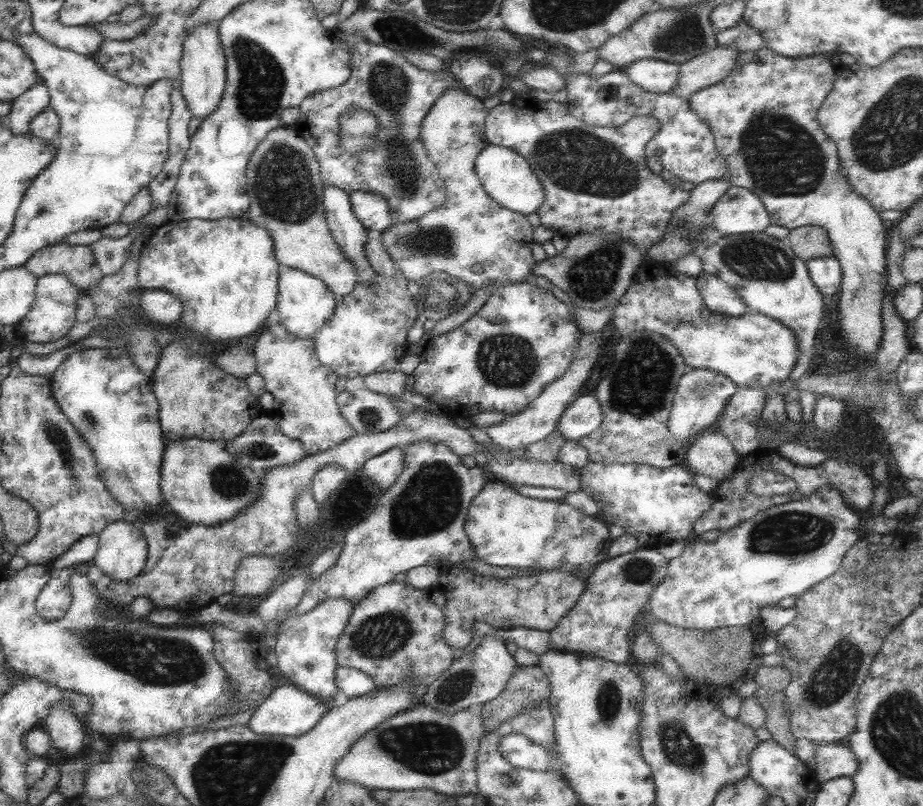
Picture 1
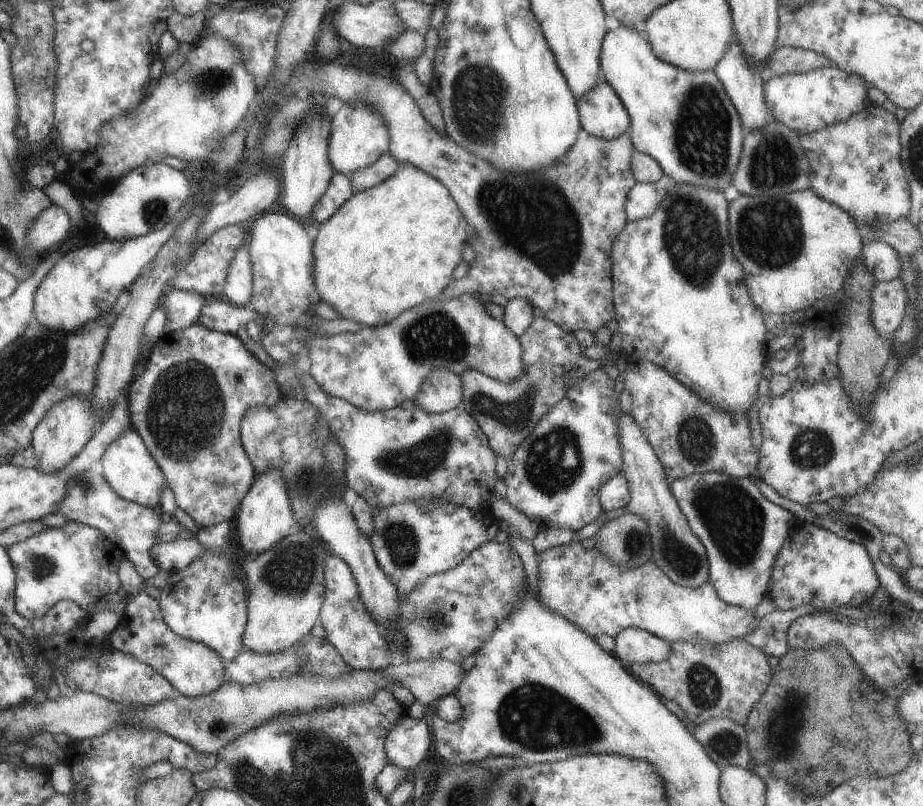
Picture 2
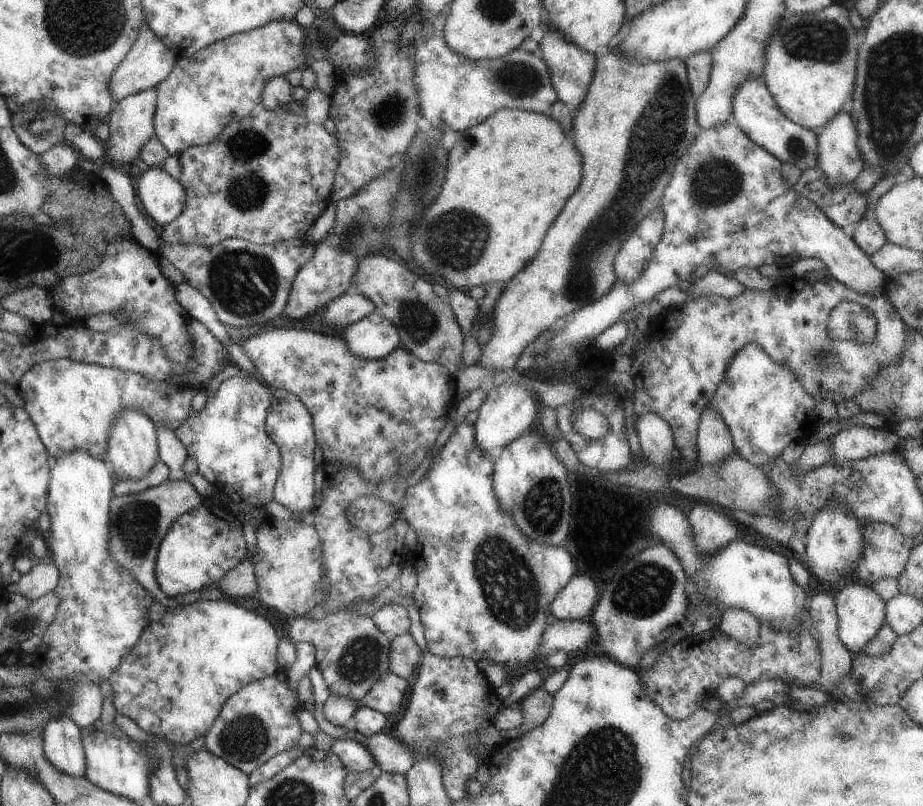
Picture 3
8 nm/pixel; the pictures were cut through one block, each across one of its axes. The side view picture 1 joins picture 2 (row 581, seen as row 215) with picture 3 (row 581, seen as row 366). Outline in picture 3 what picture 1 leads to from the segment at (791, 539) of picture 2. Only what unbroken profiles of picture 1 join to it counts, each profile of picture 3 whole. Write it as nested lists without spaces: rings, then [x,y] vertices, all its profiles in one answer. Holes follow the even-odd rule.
[[[852,580],[841,588],[834,596],[837,617],[837,644],[843,646],[851,654],[860,653],[862,648],[875,636],[884,625],[884,602],[875,594],[869,584]]]

